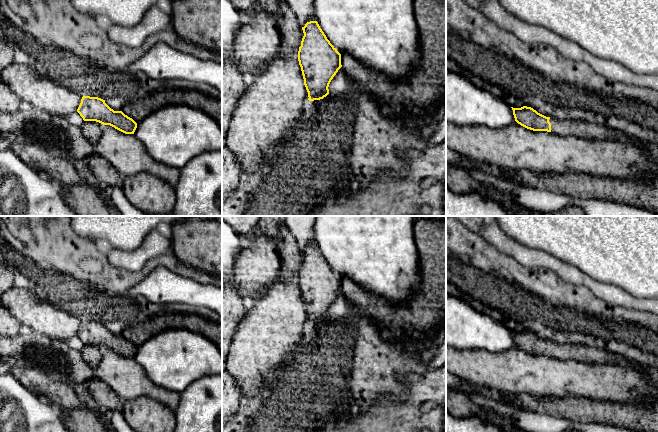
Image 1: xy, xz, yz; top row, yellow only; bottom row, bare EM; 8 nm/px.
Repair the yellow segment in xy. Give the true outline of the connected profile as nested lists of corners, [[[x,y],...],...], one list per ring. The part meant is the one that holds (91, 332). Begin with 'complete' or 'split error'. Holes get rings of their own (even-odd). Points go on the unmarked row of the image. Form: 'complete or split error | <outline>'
complete | [[[83,320],[77,336],[84,345],[110,349],[125,358],[134,358],[137,352],[137,347],[132,342],[122,335],[114,335],[105,324],[98,321]]]

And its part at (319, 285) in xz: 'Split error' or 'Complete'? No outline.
Complete

